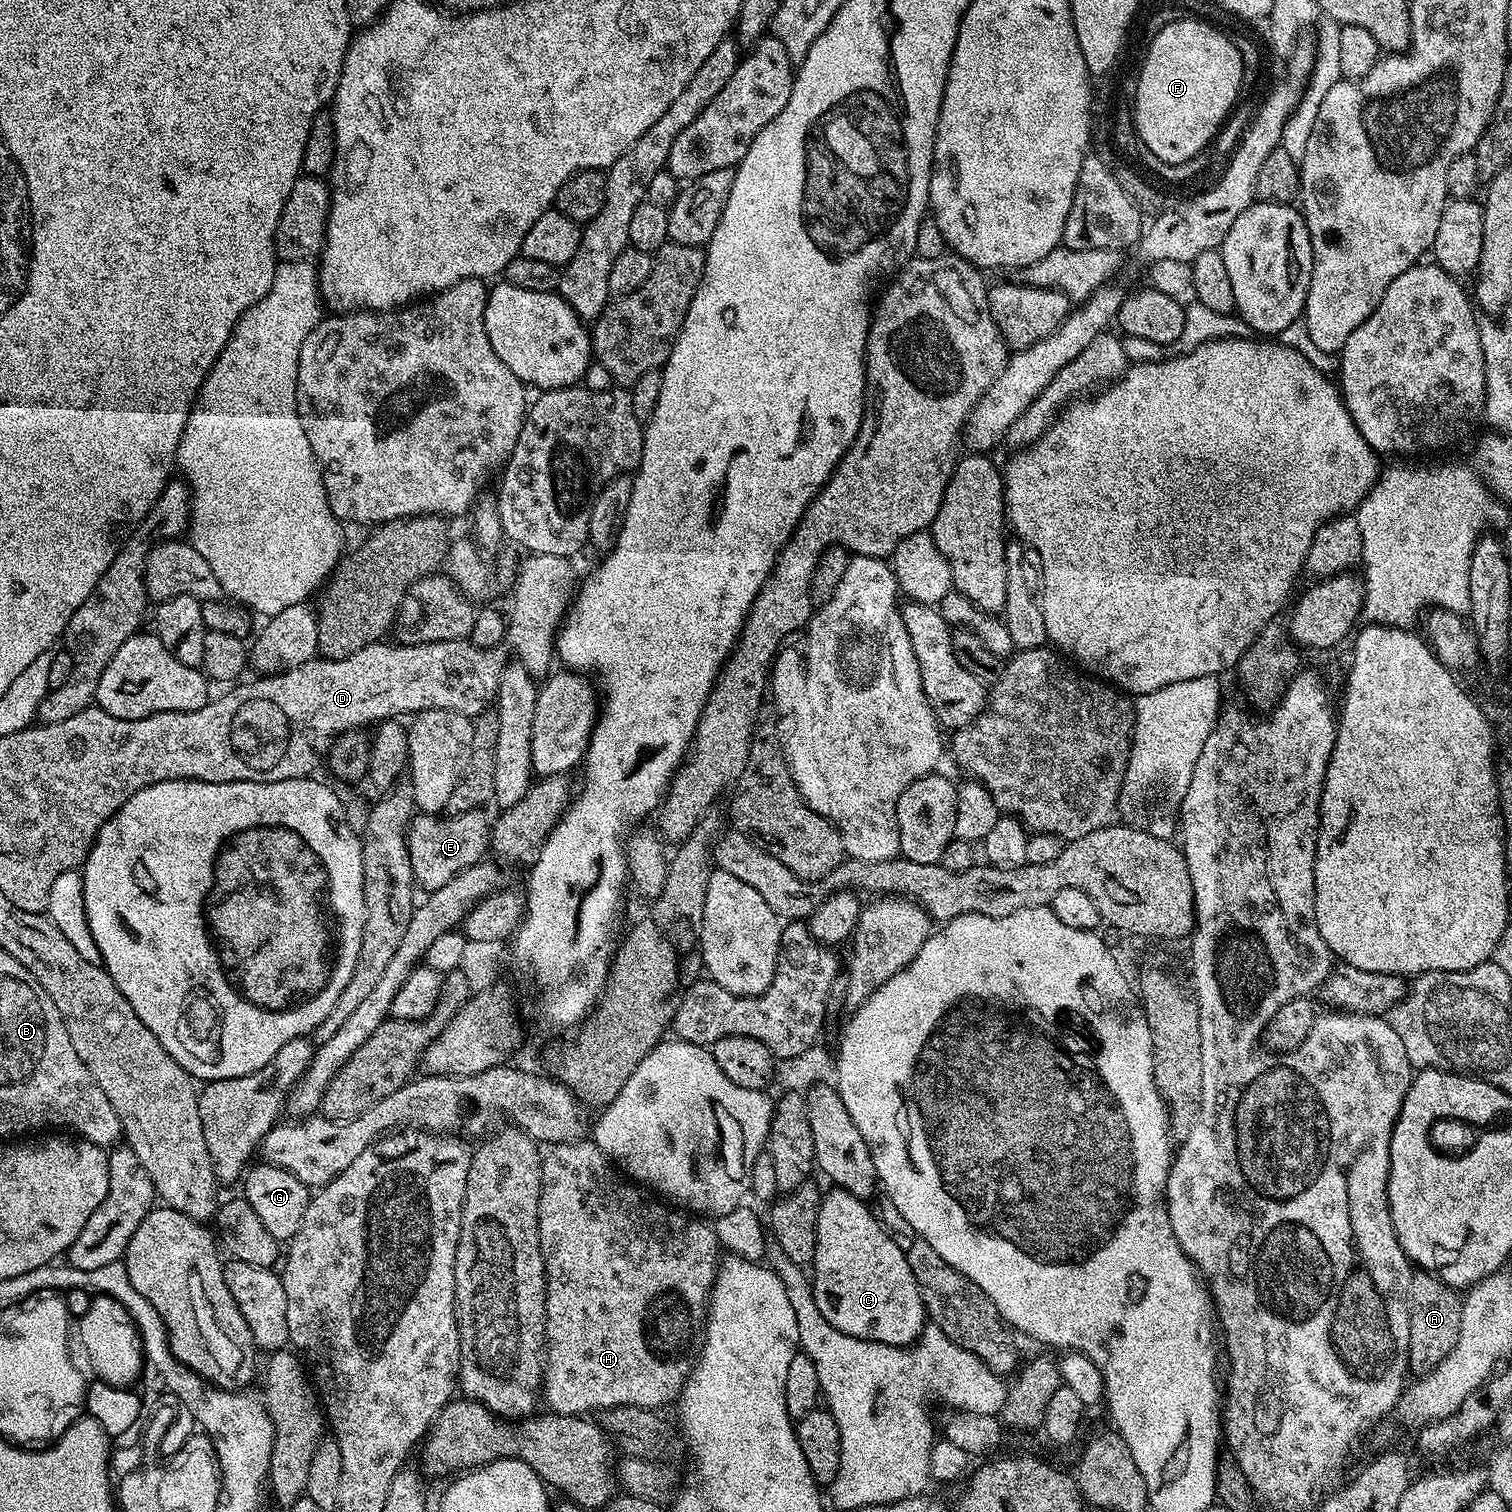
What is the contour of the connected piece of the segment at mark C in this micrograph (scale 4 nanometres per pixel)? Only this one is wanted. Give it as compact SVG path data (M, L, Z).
M838 1187L831 1191L825 1191L820 1197L816 1249L810 1265L812 1293L818 1310L822 1310L822 1318L826 1318L834 1330L842 1330L842 1334L850 1334L854 1338L905 1346L916 1343L926 1327L926 1313L918 1282L914 1282L914 1274L910 1270L907 1251L888 1237L887 1230L876 1221L865 1201Z

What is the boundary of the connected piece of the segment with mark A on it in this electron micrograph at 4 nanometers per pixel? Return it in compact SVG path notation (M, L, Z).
M1423 1270L1413 1271L1408 1291L1410 1314L1410 1346L1408 1347L1408 1371L1413 1377L1427 1376L1454 1350L1458 1342L1458 1330L1462 1330L1462 1296L1457 1289L1440 1281L1439 1275Z

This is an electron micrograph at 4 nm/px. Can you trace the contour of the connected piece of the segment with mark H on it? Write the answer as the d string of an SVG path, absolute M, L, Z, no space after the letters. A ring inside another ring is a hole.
M583 1139L577 1140L575 1144L558 1144L549 1152L552 1153L549 1156L547 1153L543 1157L540 1166L541 1190L540 1209L538 1210L540 1249L544 1255L544 1275L548 1278L546 1314L544 1315L546 1359L542 1381L543 1403L545 1405L548 1403L552 1407L549 1409L557 1416L592 1414L588 1412L594 1411L593 1413L595 1413L597 1410L614 1406L663 1409L663 1404L671 1405L679 1397L680 1391L684 1389L684 1381L688 1379L694 1367L694 1357L698 1352L698 1341L702 1336L708 1310L708 1298L712 1295L716 1271L720 1269L721 1242L716 1237L711 1223L700 1218L689 1218L683 1211L672 1206L665 1206L659 1199L653 1198L651 1195L643 1196L639 1192L641 1189L635 1183L625 1179L594 1142Z

